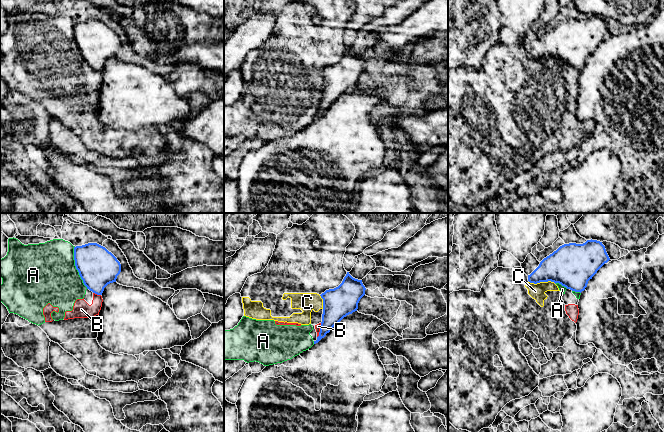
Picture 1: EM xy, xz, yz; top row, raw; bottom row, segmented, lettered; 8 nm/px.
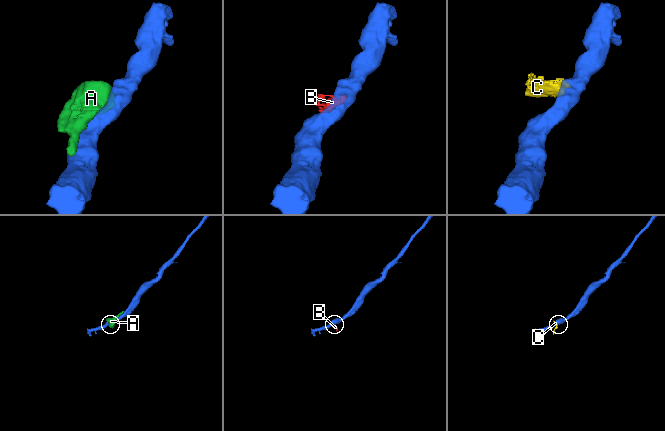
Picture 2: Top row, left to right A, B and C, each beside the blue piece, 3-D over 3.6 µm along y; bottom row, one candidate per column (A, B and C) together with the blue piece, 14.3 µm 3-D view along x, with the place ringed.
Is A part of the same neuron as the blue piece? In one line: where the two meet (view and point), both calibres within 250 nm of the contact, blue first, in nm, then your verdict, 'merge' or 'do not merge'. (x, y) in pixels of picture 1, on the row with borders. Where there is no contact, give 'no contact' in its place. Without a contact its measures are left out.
meets blue in xy at (76, 267); 320 nm thick on the blue side, 480 nm on the other; do not merge

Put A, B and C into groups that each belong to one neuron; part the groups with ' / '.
A B C

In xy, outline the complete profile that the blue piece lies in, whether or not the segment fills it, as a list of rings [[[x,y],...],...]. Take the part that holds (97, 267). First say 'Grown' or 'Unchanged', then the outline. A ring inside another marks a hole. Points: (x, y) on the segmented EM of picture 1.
Unchanged. [[[97,243],[74,247],[74,260],[84,285],[97,295],[102,295],[108,284],[116,282],[121,272],[117,258]]]

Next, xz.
Unchanged. [[[347,272],[338,287],[326,290],[320,295],[323,299],[323,314],[319,336],[314,344],[324,338],[344,317],[357,311],[365,290],[362,280],[353,278]]]

